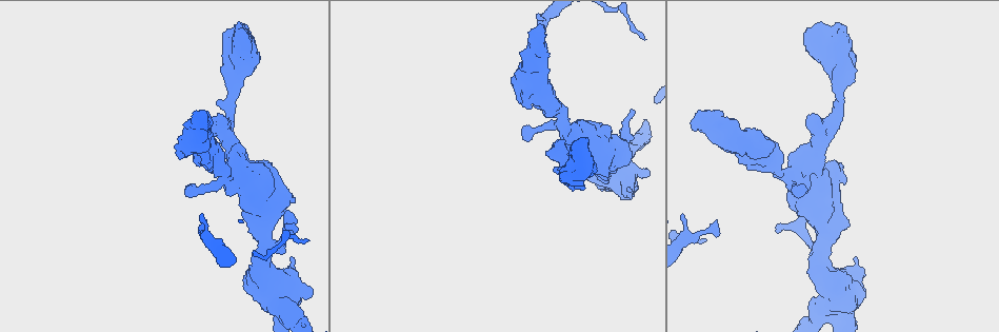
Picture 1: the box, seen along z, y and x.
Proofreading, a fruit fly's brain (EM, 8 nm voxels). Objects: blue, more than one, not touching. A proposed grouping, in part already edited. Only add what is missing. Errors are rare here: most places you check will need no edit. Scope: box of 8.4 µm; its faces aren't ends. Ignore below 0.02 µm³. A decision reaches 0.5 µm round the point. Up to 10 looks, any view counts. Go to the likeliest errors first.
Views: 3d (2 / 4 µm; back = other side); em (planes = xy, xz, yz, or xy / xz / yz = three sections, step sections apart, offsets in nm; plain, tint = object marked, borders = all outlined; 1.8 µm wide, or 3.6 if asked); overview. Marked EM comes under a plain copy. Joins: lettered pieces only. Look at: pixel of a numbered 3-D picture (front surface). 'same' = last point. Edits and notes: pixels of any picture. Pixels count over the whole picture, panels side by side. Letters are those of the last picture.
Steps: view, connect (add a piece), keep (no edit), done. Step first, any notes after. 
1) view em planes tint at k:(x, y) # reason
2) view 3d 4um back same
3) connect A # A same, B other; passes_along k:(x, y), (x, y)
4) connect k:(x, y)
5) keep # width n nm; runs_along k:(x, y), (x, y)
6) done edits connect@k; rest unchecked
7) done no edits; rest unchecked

view em planes tint at 1:(715, 236)

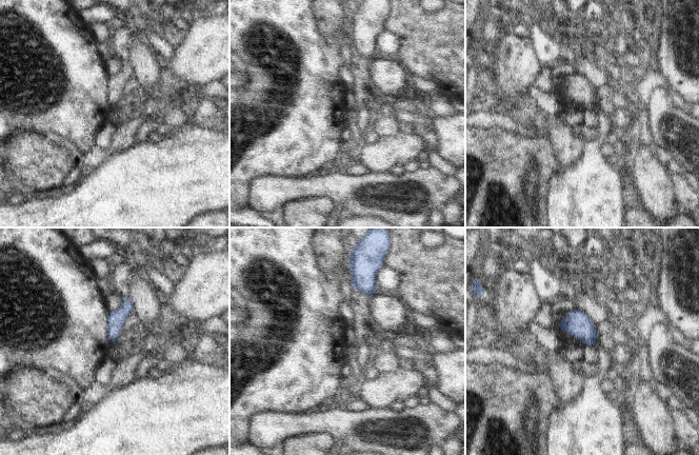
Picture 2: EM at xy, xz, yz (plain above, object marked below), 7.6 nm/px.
view em planes borders same

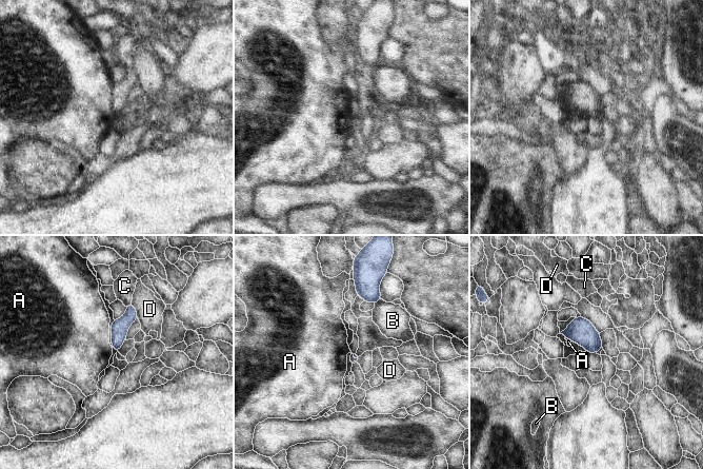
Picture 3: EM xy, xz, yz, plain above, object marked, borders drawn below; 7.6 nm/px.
connect C # A other, B other, C same, D other; passes_along 3:(120, 327), (128, 304), (124, 286); it goes on there

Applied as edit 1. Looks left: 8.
view em yz step 4 borders at 1:(293, 230) # branch stops here

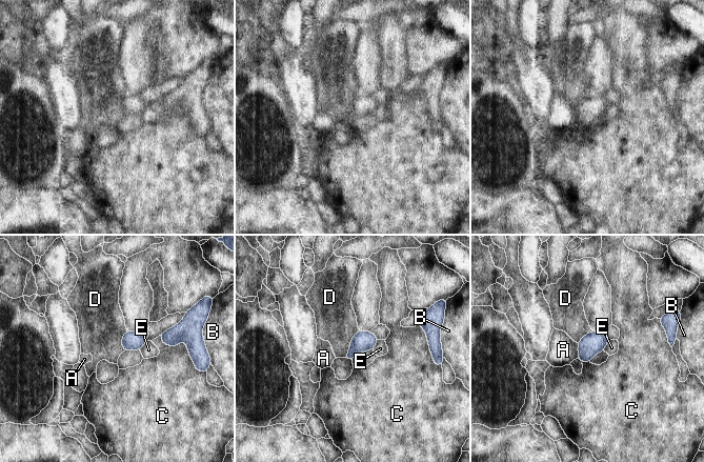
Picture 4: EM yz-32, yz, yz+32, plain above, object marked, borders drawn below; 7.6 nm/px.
view em planes borders same

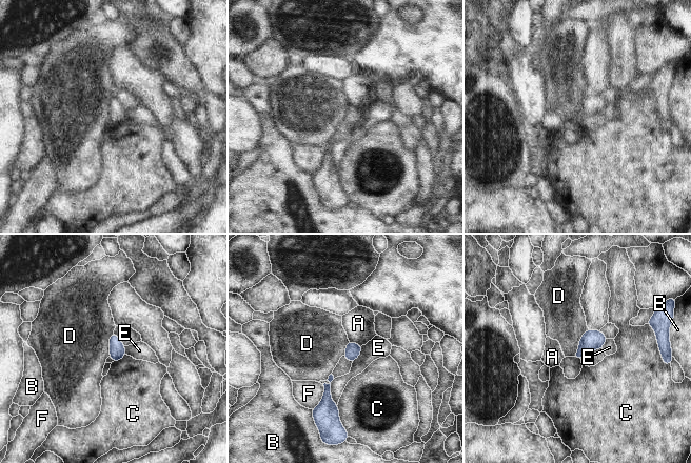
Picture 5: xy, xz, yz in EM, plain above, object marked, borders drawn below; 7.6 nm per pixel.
keep # width 110 nm; A other, B other, C other, D other, E other, F other; border 5:(588, 328), (573, 356); none of them fits

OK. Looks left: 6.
view overview # redraw

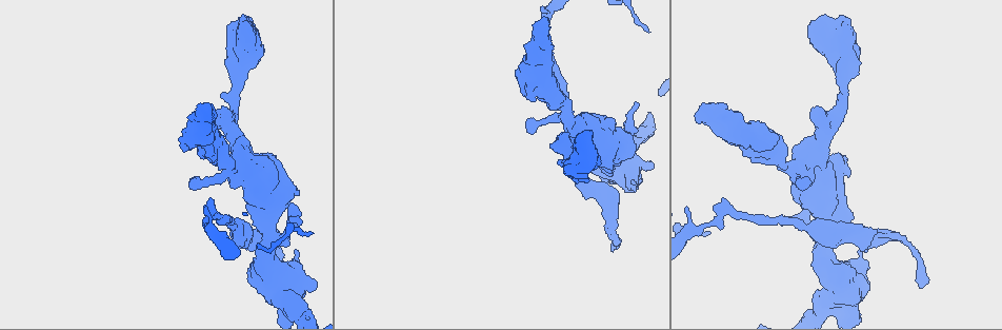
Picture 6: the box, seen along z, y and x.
view em planes borders at 6:(191, 188) # branch stops here

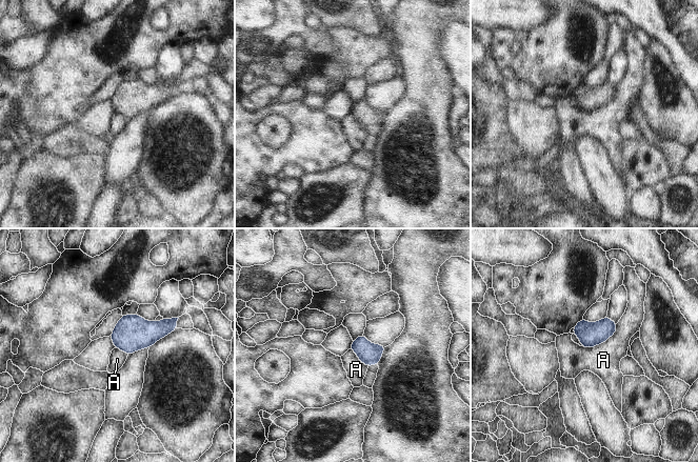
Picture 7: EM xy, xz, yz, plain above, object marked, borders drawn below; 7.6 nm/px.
keep # width 170 nm; A other; border 7:(617, 323), (602, 343), (582, 346); no lettered piece goes on from it

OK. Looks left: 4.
view em xy step 8 borders at 6:(921, 288) # long arm stops here

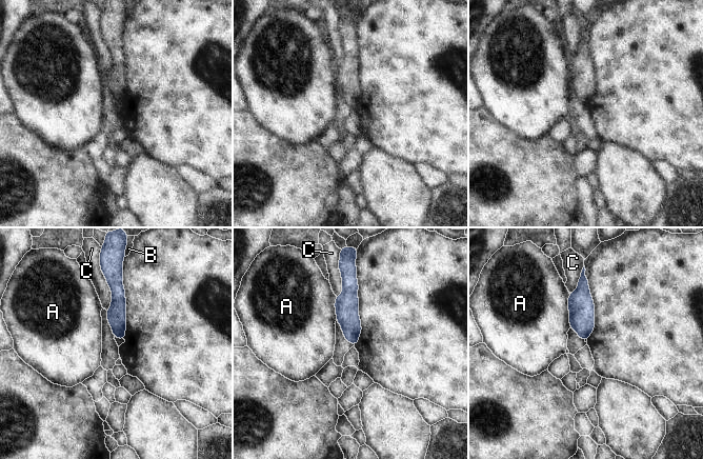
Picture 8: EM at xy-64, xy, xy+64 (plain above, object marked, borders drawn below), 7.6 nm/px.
view em planes borders same

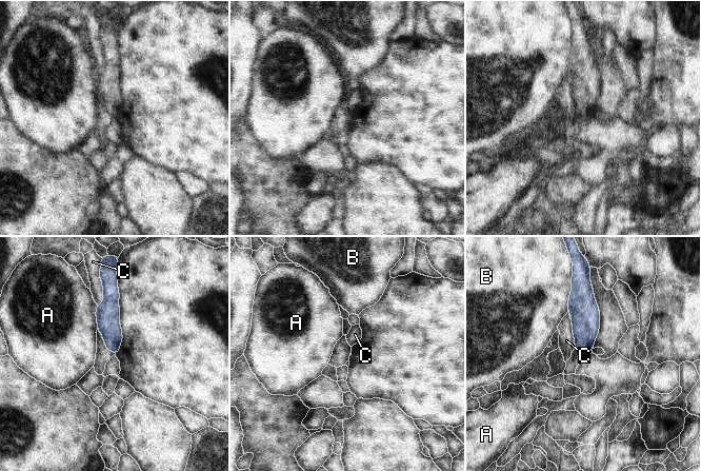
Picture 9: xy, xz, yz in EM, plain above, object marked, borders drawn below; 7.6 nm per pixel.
keep # A other, B other, C other; no lettered piece goes on from it

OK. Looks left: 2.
done edits connect@3; rest unchecked

